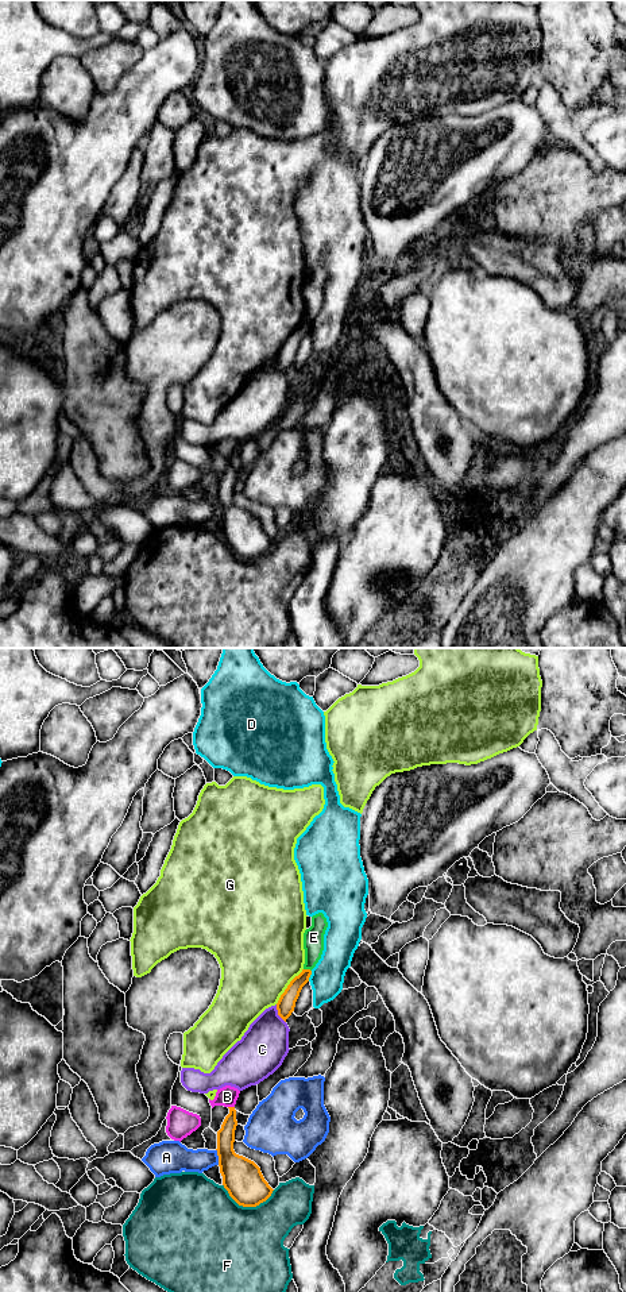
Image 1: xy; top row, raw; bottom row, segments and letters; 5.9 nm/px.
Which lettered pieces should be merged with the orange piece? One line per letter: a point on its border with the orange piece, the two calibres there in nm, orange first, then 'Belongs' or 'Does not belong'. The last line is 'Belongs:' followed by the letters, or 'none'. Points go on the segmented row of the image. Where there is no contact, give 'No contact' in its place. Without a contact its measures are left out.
A: Touches orange at xy (219, 1157). Thickness 240 nm (orange) against 170 nm. Does not belong
B: Touches orange at xy (231, 1107). Thickness 110 nm (orange) against 120 nm. Does not belong
C: Touches orange at xy (278, 1014). Thickness 110 nm (orange) against 280 nm. Does not belong
D: Touches orange at xy (309, 976). Thickness 110 nm (orange) against 200 nm. Does not belong
E: Touches orange at xy (308, 970). Thickness 110 nm (orange) against 130 nm. Does not belong
F: Touches orange at xy (247, 1206). Thickness 240 nm (orange) against 480 nm. Does not belong
G: Touches orange at xy (288, 986). Thickness 110 nm (orange) against 480 nm. Does not belong
Belongs: none

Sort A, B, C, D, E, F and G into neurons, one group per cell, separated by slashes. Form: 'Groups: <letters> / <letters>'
Groups: A / B / C / D / E / F / G

